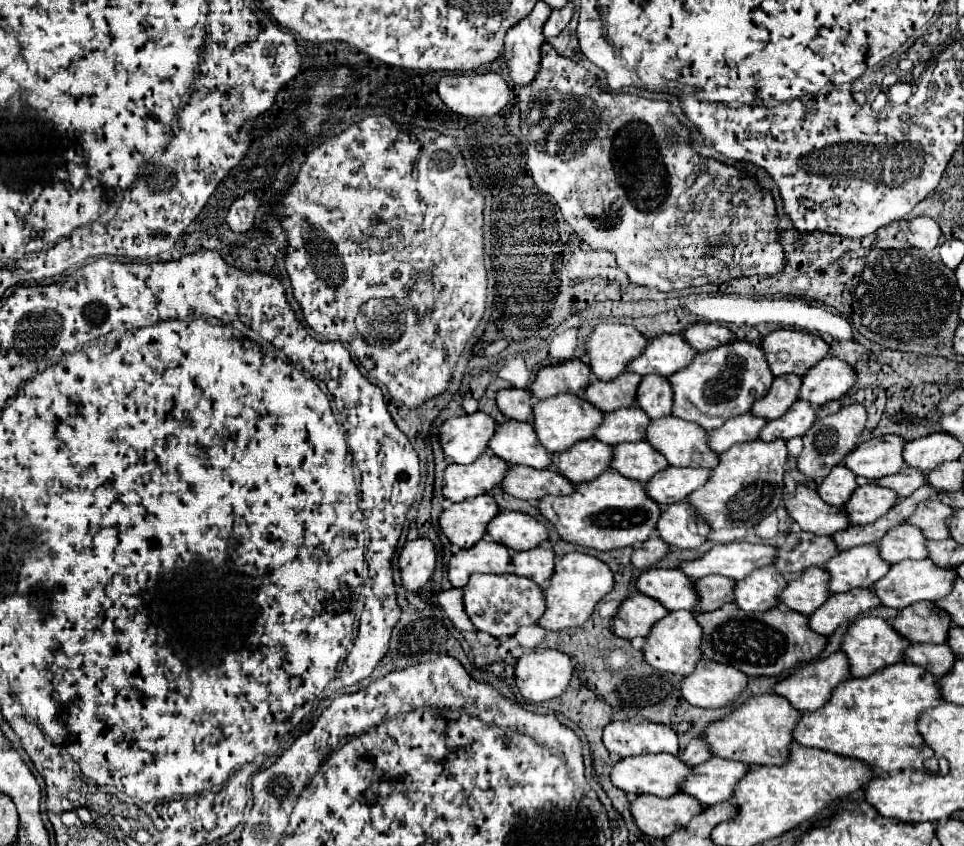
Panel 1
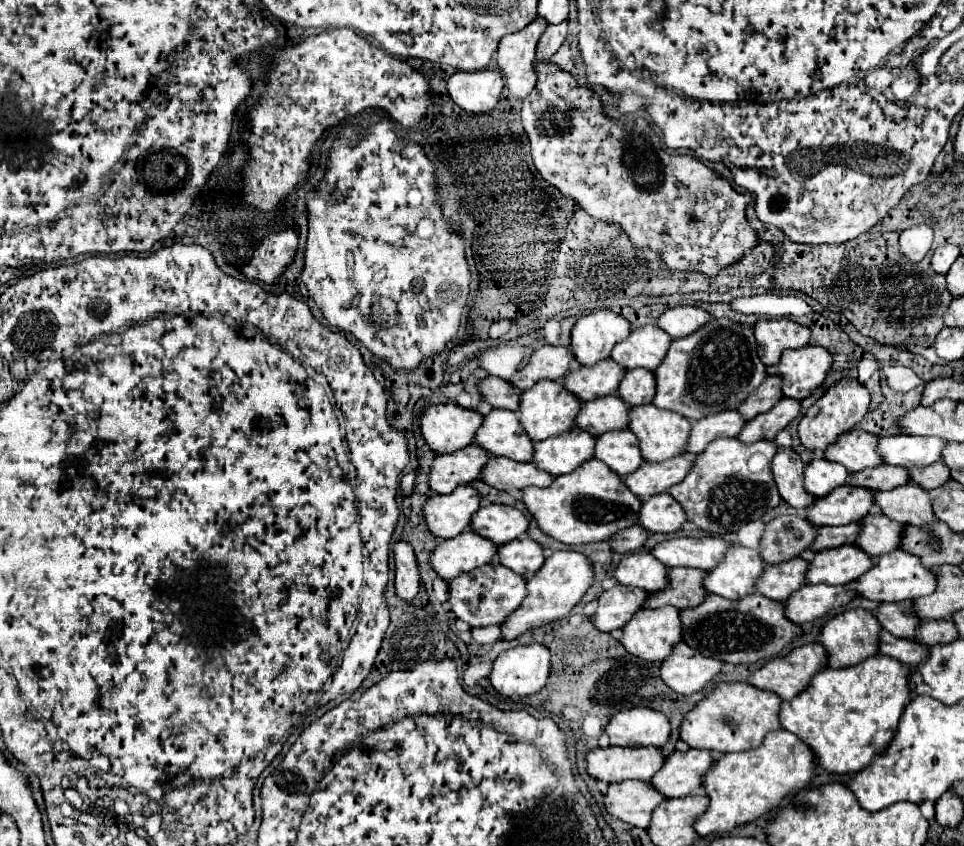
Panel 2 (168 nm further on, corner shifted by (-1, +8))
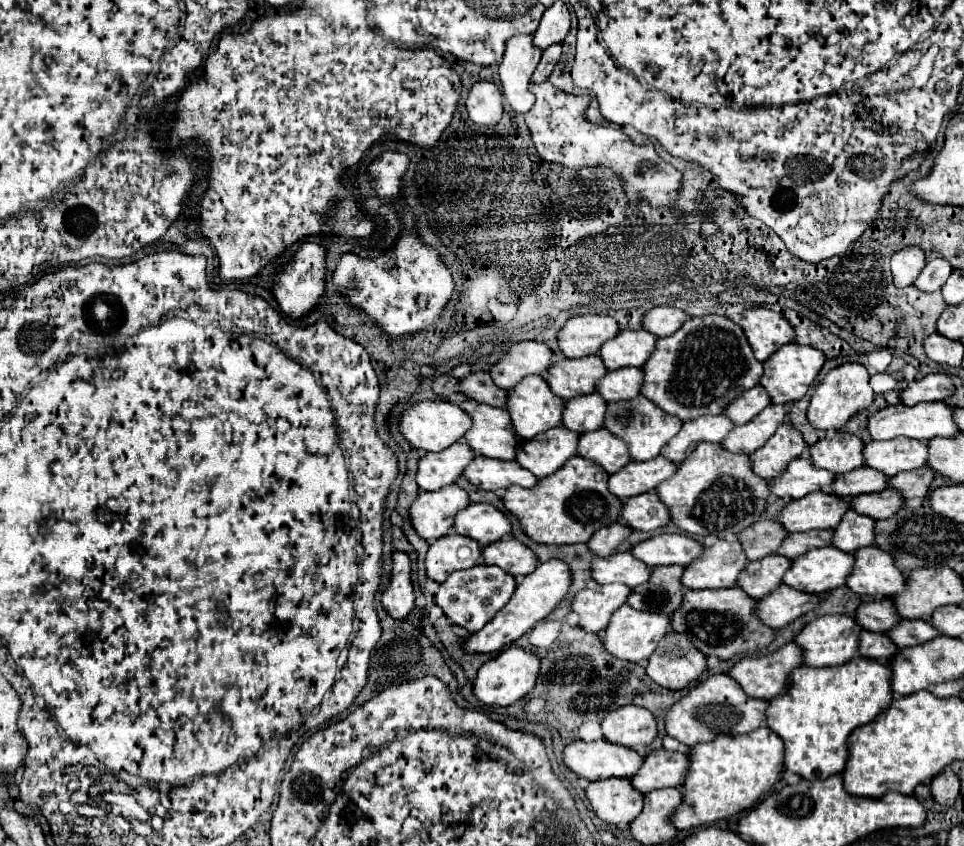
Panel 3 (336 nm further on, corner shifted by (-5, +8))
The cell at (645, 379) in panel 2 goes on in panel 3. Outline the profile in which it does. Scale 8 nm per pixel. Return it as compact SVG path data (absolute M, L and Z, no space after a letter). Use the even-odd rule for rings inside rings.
M624 367L610 371L604 379L600 379L596 391L606 401L624 401L640 395L642 383L644 383L644 371L640 367Z

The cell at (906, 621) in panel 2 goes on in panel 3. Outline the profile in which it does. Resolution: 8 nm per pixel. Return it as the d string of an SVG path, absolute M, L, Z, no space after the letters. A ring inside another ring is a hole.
M890 597L872 601L872 603L864 603L858 607L856 611L856 621L868 629L868 631L878 631L878 633L886 633L890 631L898 621L902 621L902 617L896 613L894 601Z

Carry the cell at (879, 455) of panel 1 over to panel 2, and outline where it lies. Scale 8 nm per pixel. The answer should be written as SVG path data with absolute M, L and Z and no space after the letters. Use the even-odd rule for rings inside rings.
M852 429L842 433L828 449L824 451L824 459L832 463L844 465L850 473L880 465L880 455L876 455L876 435L864 435L860 429Z

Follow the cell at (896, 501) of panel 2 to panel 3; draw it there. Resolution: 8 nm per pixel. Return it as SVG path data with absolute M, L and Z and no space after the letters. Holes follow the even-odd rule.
M884 489L880 493L858 495L852 499L852 509L860 515L870 515L872 519L888 519L904 507L904 497L900 491Z

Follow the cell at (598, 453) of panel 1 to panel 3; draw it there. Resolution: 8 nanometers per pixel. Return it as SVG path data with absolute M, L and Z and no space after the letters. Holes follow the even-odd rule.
M564 425L548 429L524 443L520 443L516 461L532 471L538 479L558 471L568 459L576 457L576 445L580 435L568 431Z

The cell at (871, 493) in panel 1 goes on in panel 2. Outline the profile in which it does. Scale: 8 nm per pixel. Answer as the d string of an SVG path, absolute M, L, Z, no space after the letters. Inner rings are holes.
M842 485L832 489L828 495L814 499L812 507L806 509L806 519L814 527L848 525L860 521L872 505L874 505L874 491Z

